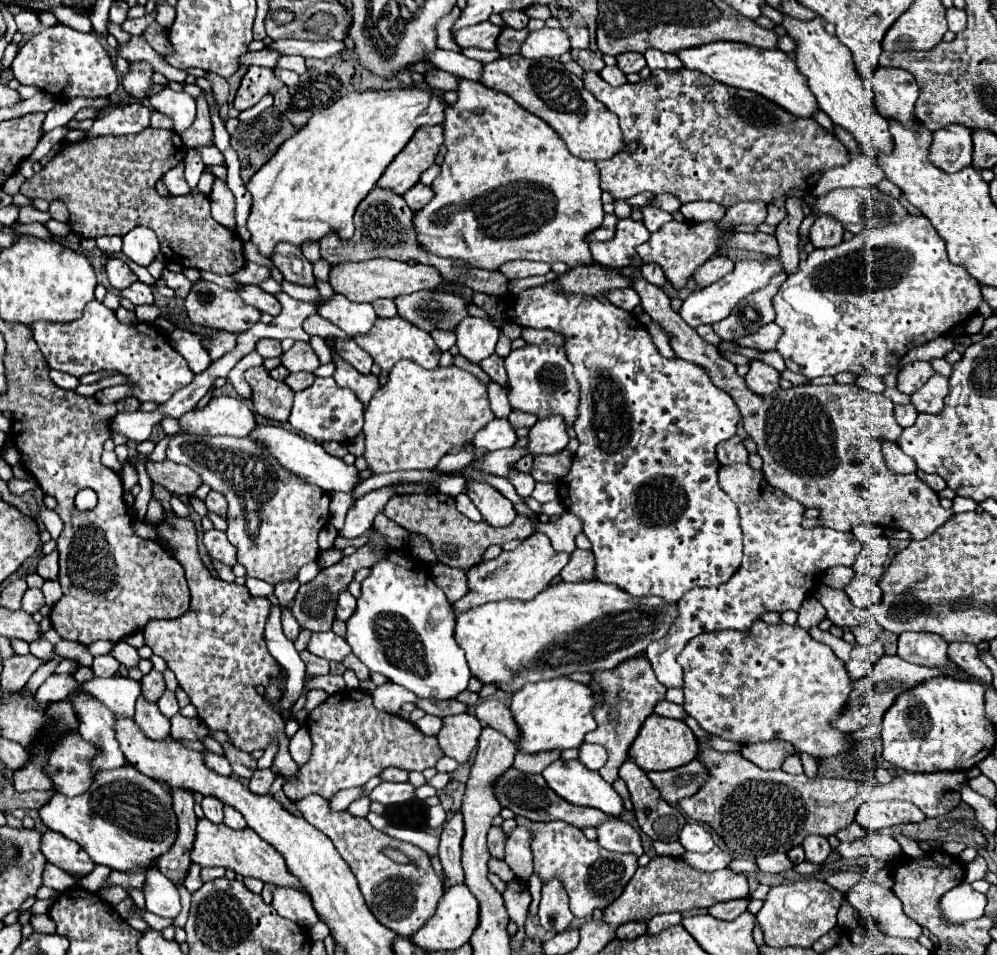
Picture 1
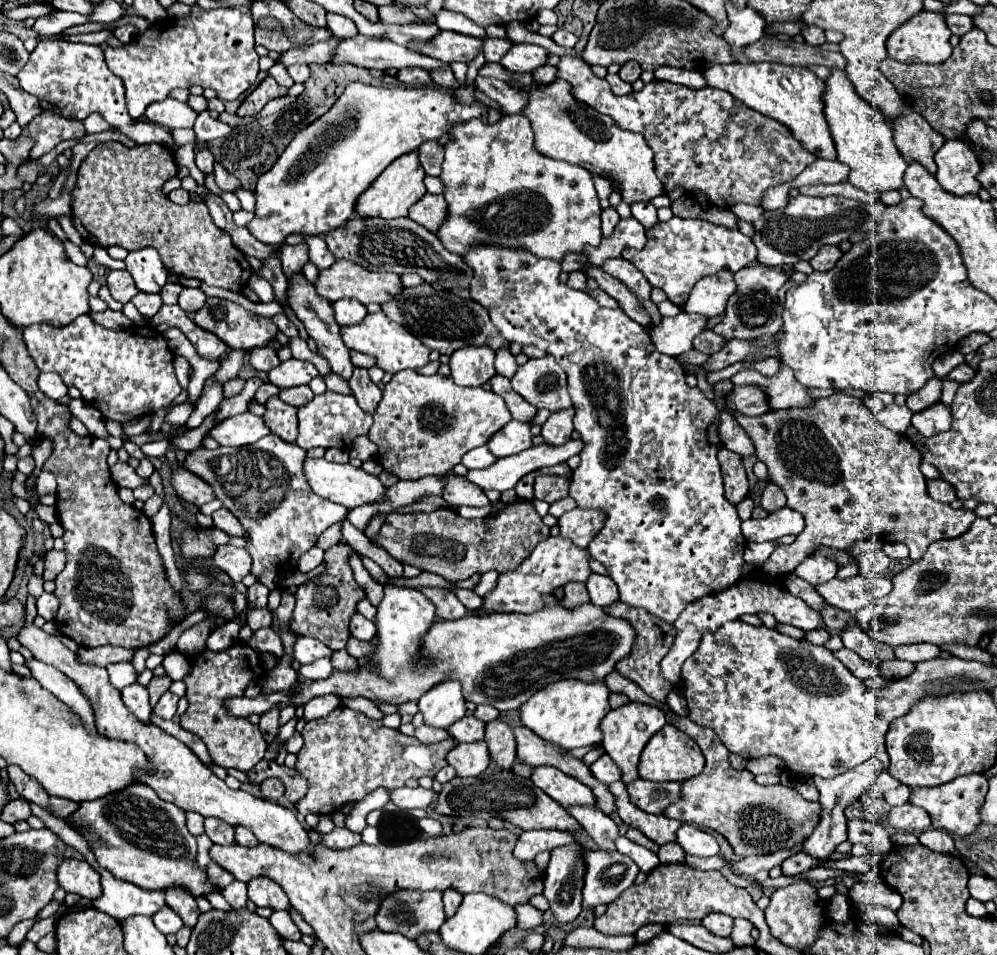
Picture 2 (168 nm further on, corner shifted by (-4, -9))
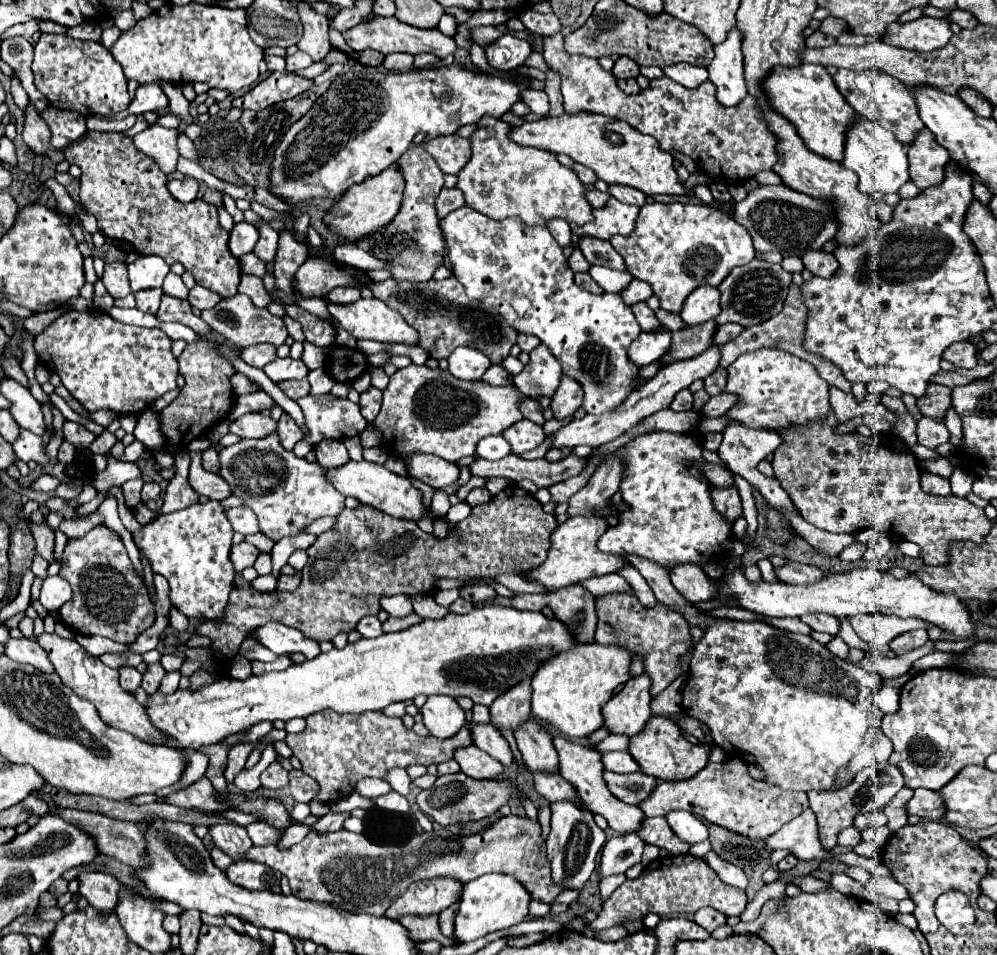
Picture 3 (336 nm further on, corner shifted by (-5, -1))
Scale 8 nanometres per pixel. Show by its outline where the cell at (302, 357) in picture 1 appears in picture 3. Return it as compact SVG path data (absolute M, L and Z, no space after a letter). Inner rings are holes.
M277 358L271 364L263 368L263 372L277 384L283 380L293 380L293 378L305 378L309 374L307 366L303 360L291 360L291 358Z

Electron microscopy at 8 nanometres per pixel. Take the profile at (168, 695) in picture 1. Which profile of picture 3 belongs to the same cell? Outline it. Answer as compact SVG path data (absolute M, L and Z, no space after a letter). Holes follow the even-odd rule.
M167 672L165 678L161 680L159 692L161 692L161 694L173 694L173 692L179 688L179 678L181 678L179 672Z

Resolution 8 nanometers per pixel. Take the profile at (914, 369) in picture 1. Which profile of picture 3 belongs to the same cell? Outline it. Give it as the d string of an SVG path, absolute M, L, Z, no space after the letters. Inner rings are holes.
M929 384L925 396L917 400L919 412L933 420L945 420L949 406L951 406L951 388L939 384Z

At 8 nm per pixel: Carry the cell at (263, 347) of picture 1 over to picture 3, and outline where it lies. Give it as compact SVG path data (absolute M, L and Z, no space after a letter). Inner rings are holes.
M255 344L251 348L245 348L241 350L241 358L249 364L249 366L255 366L255 368L263 368L265 364L273 362L277 358L275 354L275 346L271 344Z

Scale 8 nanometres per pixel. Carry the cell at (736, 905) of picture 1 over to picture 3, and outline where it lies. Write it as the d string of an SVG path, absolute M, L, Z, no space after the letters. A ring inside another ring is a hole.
M703 908L703 910L699 910L699 912L695 914L693 920L695 920L701 928L705 928L707 932L713 932L717 926L725 924L727 916L721 914L721 912L717 912L715 908Z

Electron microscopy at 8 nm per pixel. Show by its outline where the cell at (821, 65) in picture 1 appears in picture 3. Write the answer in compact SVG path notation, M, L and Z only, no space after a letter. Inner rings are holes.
M859 116L851 128L847 130L845 142L845 160L843 166L853 170L859 176L859 190L869 196L883 196L897 192L905 182L909 182L909 168L907 168L907 146L897 142L897 138L881 128L879 124Z

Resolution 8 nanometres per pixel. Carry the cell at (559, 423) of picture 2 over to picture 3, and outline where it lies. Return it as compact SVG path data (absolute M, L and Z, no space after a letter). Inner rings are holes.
M563 374L563 380L551 402L551 410L553 410L555 418L565 418L565 416L573 414L581 404L583 404L581 384L575 384L575 380L571 380L567 374Z

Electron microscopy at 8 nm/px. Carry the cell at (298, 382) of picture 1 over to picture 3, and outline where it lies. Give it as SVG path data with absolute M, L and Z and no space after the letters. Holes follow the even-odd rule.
M303 378L303 380L285 380L285 382L279 382L277 386L279 386L291 400L299 400L299 398L303 398L303 396L309 394L309 382L307 382L307 378Z

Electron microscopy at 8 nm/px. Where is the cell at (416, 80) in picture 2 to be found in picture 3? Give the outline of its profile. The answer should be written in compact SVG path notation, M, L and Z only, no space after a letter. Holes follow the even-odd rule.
M387 54L383 60L383 68L393 72L405 72L413 68L413 56L407 54Z

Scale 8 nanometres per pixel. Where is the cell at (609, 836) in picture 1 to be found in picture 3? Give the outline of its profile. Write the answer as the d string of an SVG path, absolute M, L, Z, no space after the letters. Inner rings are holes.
M533 772L533 782L535 782L535 790L547 798L549 802L559 802L559 800L577 800L579 806L583 806L579 794L575 792L575 788L563 780L559 774L551 774L551 772Z

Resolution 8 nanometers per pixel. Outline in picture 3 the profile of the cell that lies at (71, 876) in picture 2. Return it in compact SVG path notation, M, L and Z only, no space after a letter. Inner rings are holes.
M85 872L79 876L79 894L83 894L101 916L109 916L117 904L119 880L105 872Z

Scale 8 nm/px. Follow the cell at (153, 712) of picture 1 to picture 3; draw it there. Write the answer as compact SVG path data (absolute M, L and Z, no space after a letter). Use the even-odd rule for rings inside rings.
M123 666L123 668L119 668L119 674L121 674L119 682L121 682L121 686L123 686L127 692L135 692L135 690L141 686L141 674L139 674L133 666Z

